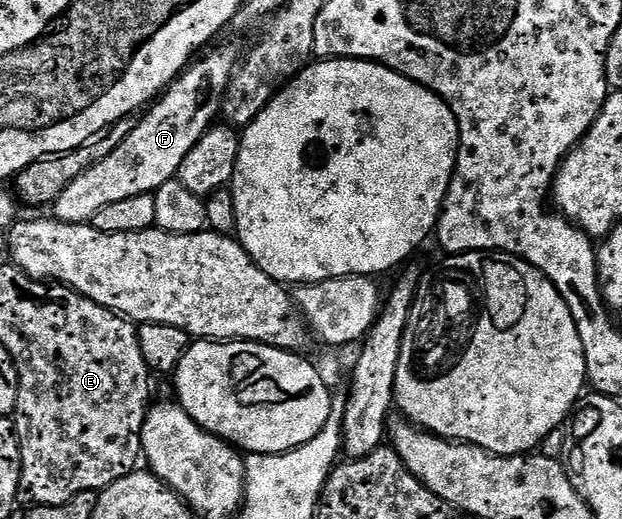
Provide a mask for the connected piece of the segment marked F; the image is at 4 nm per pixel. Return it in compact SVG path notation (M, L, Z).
M217 49L208 53L194 60L148 106L144 114L146 117L138 120L135 131L131 131L131 135L127 135L127 139L123 139L123 143L119 143L119 147L103 159L103 163L95 163L95 167L83 171L83 175L79 175L79 179L75 179L75 183L59 195L55 203L56 220L72 225L92 222L96 213L103 211L103 207L110 203L131 199L131 195L154 194L163 184L176 178L183 159L187 159L187 151L191 151L191 147L195 147L195 143L199 143L202 135L218 120L225 89L239 61L239 53L237 57L233 49Z

